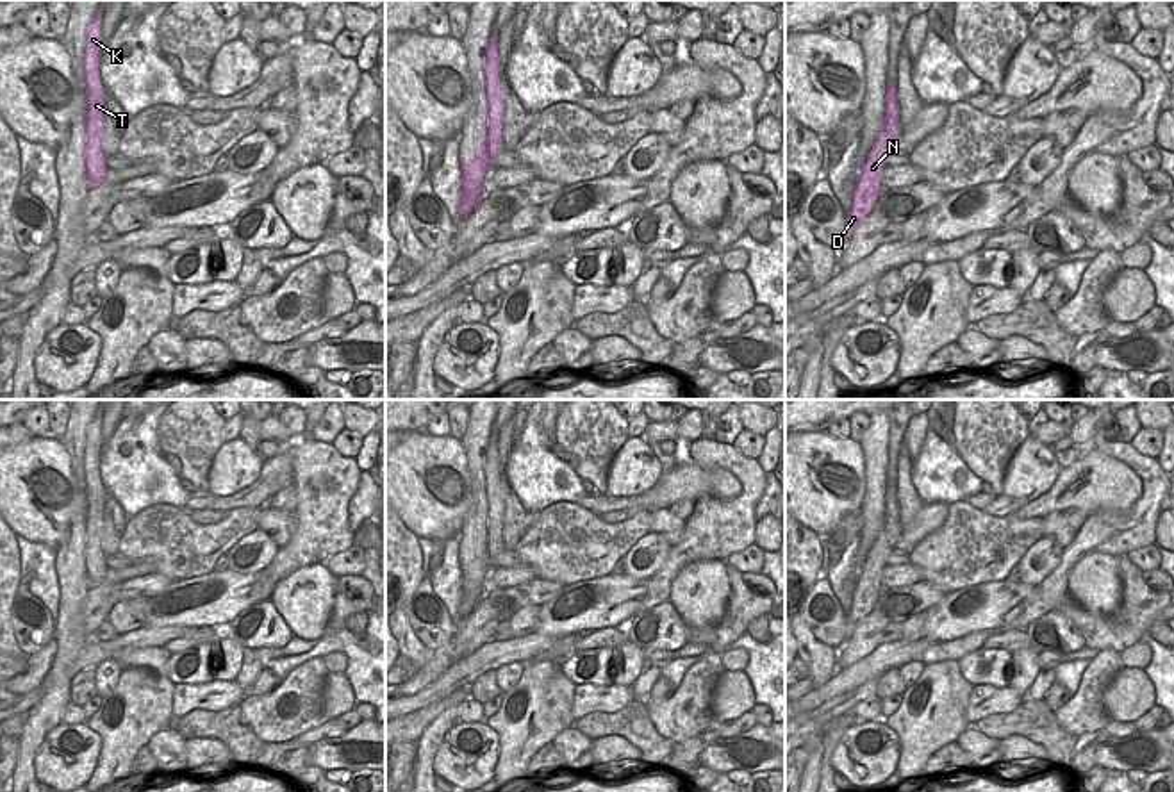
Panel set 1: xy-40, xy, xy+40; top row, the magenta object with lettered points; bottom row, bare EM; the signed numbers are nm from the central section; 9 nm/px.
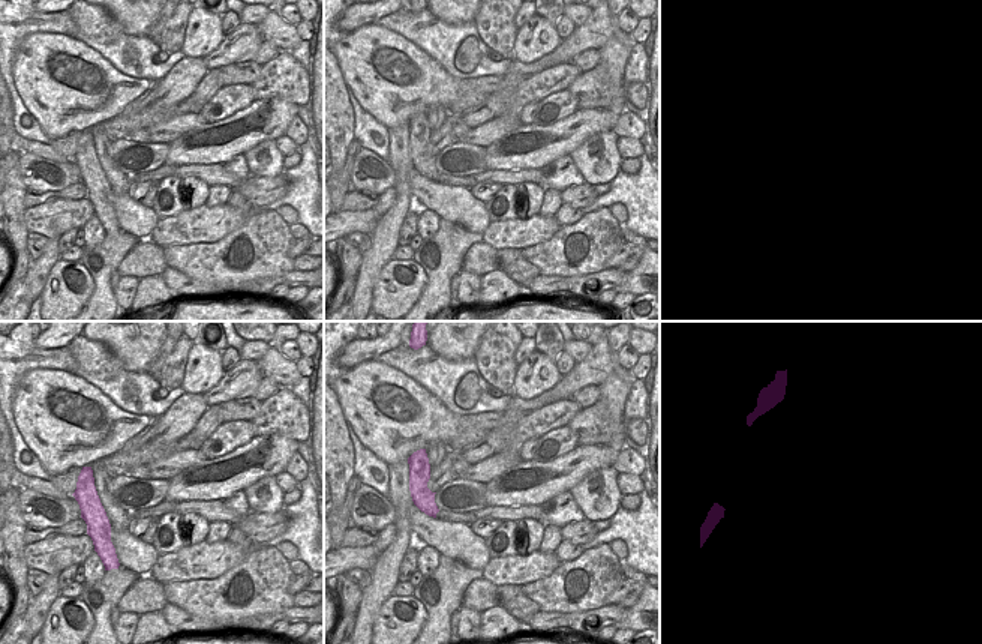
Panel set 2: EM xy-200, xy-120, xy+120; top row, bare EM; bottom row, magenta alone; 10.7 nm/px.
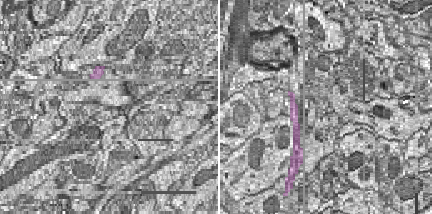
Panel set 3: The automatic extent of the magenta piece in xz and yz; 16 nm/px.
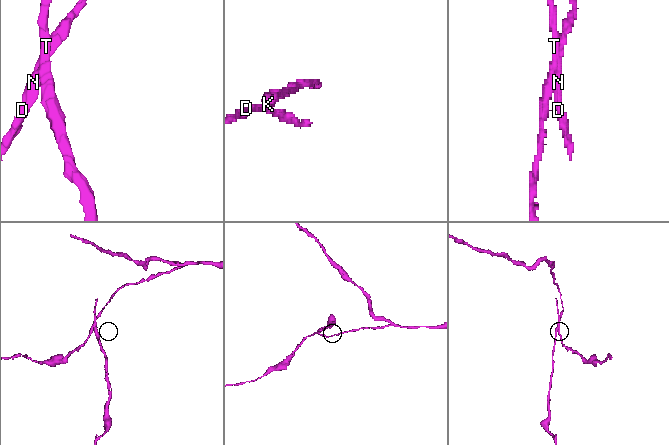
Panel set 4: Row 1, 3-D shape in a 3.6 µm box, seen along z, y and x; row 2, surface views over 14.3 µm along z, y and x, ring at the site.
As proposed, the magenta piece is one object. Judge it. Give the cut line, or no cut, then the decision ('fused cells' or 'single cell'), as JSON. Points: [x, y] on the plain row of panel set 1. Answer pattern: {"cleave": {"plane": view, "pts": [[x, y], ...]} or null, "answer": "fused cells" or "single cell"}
{"cleave": {"plane": "xy", "pts": [[486, 527], [491, 566]]}, "answer": "fused cells"}

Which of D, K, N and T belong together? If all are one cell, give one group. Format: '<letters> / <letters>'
D N / K T

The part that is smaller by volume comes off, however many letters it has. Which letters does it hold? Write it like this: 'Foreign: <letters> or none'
Foreign: K, T

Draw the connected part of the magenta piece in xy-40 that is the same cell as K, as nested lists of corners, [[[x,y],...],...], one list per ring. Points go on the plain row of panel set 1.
[[[96,408],[91,423],[86,428],[86,450],[84,450],[84,489],[87,498],[86,510],[86,532],[87,542],[86,574],[89,589],[103,583],[107,574],[105,555],[102,549],[103,537],[103,505],[105,487],[100,478],[100,455],[102,455],[102,423],[103,412]]]

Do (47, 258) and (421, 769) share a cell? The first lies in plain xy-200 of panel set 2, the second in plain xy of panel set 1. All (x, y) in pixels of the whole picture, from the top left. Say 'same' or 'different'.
same

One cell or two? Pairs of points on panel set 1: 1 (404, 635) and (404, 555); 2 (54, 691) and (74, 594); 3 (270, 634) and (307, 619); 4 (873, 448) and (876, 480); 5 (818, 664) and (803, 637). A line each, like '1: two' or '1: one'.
1: one
2: one
3: two
4: one
5: one

